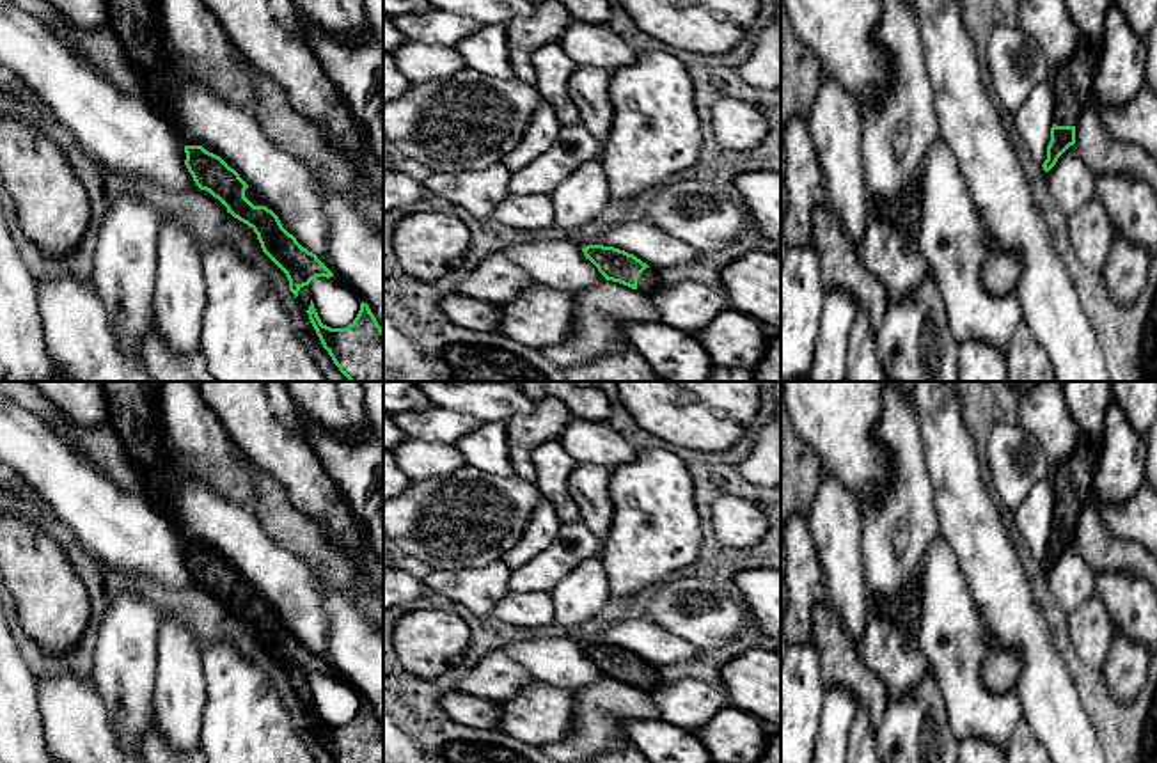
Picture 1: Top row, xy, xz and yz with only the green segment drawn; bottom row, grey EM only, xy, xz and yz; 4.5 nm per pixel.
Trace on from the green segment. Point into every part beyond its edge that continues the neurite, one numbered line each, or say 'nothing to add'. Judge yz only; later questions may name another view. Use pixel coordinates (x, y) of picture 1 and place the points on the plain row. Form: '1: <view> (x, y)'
1: yz (1074, 479)

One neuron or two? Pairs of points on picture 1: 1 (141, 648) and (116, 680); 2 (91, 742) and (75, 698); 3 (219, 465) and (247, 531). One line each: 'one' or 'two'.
1: one
2: one
3: two

